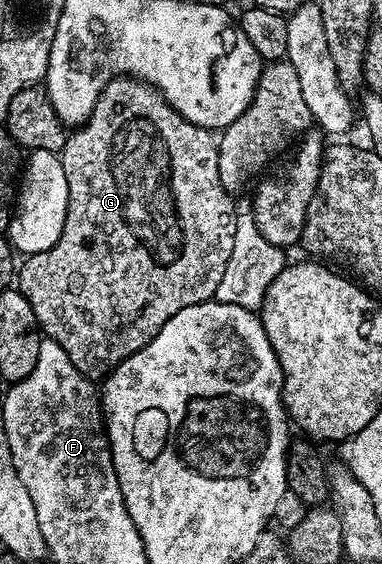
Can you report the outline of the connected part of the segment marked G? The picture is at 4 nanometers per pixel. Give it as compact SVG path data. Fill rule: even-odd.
M135 77L111 79L106 89L102 89L90 117L65 138L64 149L59 152L59 157L62 169L66 169L66 185L70 189L66 225L62 225L62 237L58 237L53 247L42 253L29 255L19 264L18 289L26 297L26 301L30 301L30 309L34 309L34 317L41 332L62 345L62 349L66 349L66 357L70 357L73 365L88 376L89 380L96 381L107 376L123 359L138 353L138 349L145 347L160 332L162 325L166 325L166 321L174 317L174 313L179 313L190 305L209 302L215 296L218 285L222 282L222 273L226 273L226 261L230 261L230 253L234 249L234 233L238 229L233 196L218 177L219 152L217 136L209 128L186 121L186 117L179 115L160 96L159 91Z

